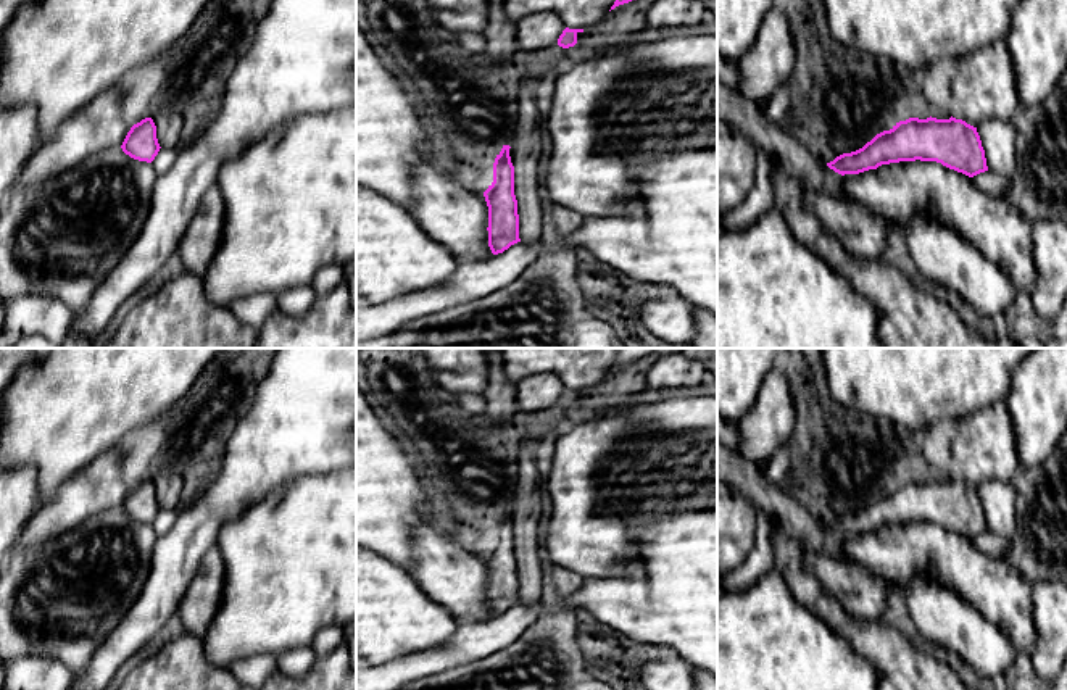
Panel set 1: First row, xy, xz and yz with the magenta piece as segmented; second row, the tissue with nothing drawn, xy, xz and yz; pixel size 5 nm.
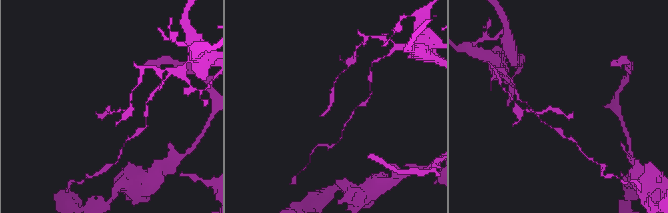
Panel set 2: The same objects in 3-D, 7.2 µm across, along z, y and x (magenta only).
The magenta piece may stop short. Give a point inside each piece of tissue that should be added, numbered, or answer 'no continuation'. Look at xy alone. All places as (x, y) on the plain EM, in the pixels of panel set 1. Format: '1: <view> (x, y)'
no continuation

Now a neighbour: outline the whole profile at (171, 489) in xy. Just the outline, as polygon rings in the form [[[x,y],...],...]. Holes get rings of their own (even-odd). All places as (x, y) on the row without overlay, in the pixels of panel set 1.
[[[168,466],[153,469],[150,477],[156,487],[156,500],[161,509],[176,509],[187,497],[189,482]]]

